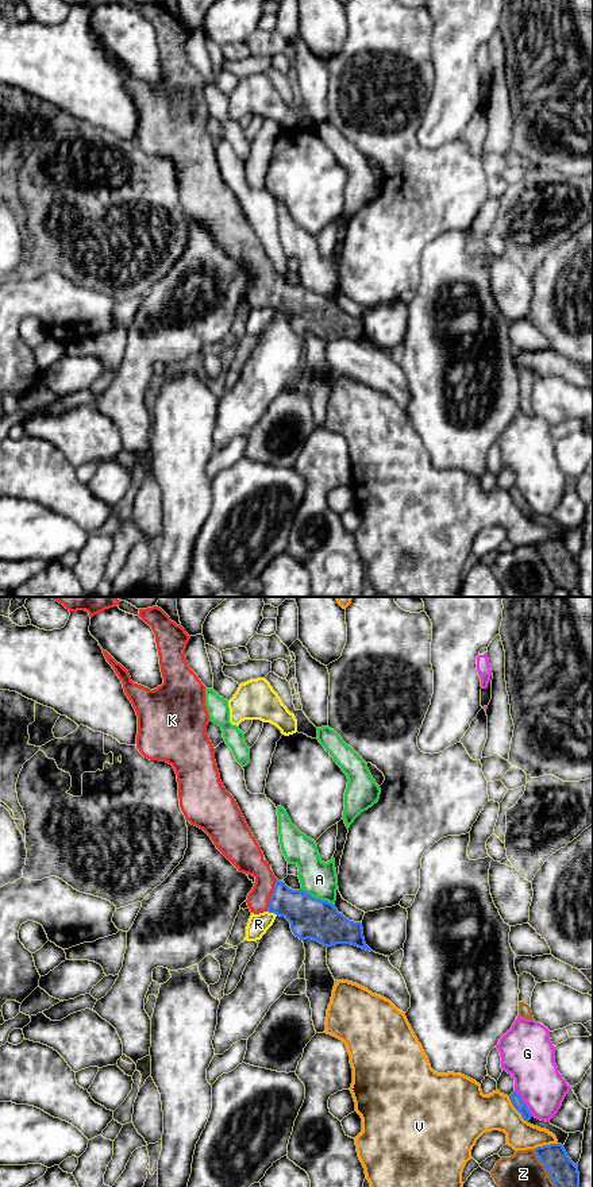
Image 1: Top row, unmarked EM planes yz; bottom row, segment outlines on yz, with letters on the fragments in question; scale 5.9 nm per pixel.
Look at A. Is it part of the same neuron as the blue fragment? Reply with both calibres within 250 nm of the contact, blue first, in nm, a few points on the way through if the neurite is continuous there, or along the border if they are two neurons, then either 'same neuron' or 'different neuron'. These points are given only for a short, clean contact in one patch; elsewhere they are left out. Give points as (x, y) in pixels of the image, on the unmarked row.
240/220 nm | along yz (300, 284), (334, 300) | different neuron

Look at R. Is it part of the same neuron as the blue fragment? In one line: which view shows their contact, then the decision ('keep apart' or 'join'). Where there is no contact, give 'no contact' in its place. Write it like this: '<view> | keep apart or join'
yz | keep apart

